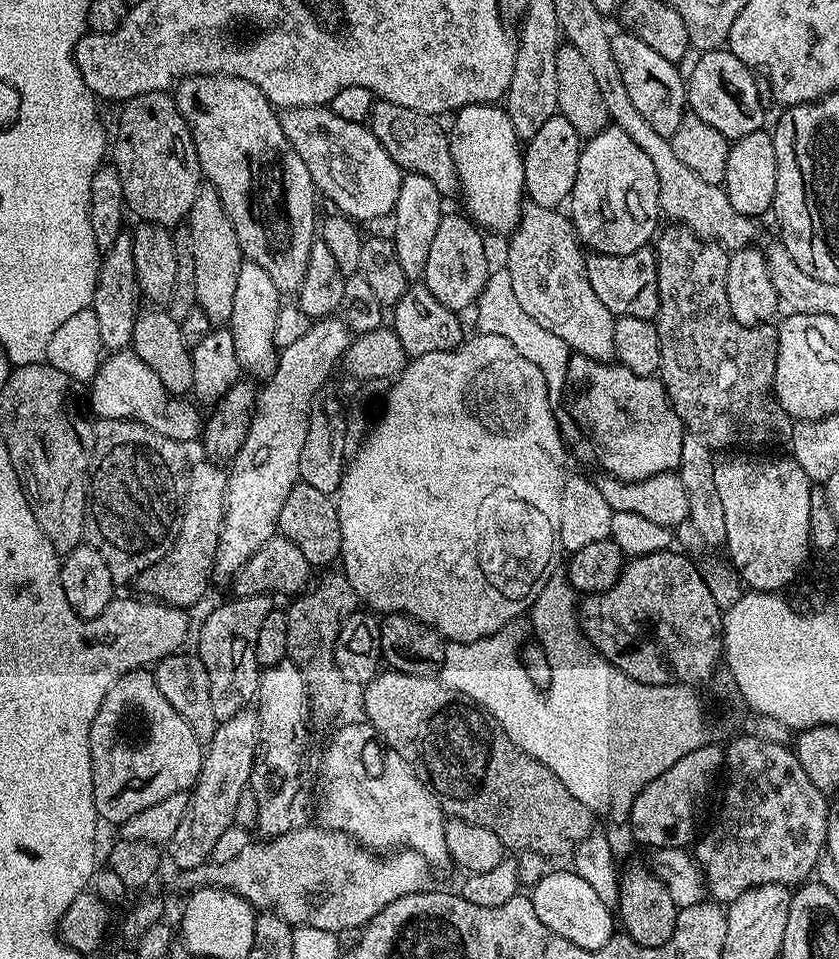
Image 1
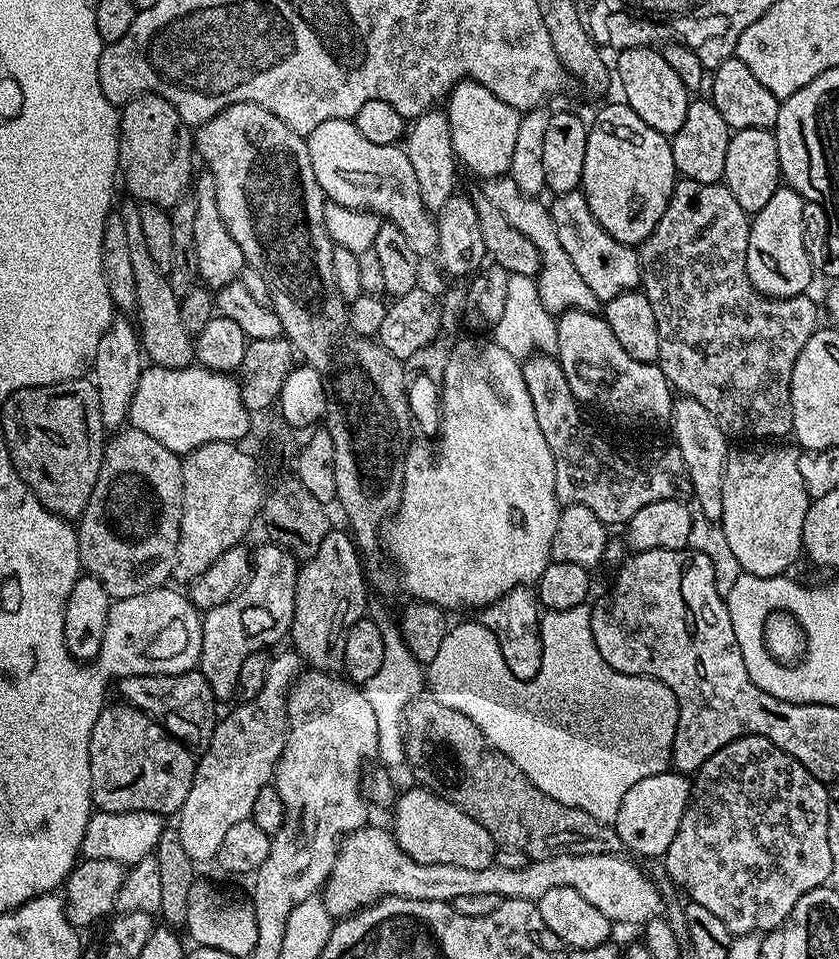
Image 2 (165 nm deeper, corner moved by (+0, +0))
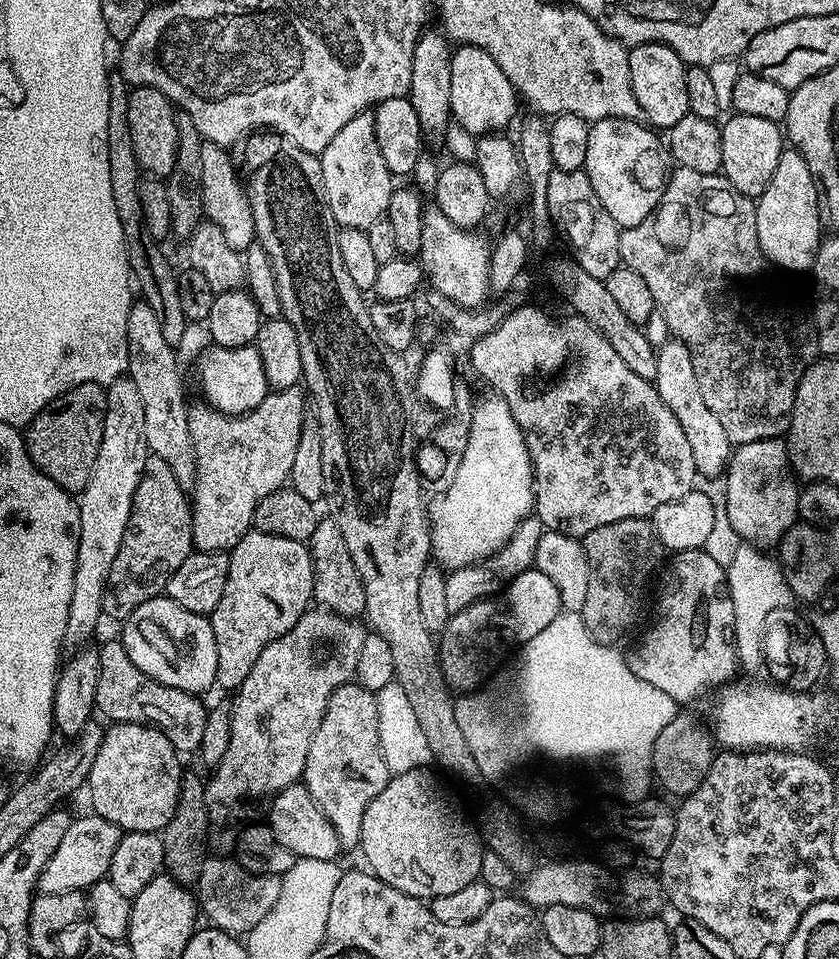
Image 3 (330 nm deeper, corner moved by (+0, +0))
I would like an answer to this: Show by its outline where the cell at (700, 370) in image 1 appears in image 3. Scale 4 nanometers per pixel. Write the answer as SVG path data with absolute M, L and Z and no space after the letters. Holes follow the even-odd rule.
M673 167L658 206L649 216L642 218L638 226L630 226L621 231L618 238L618 250L623 267L636 271L646 281L646 286L650 286L650 294L654 294L656 312L664 319L665 326L672 331L669 333L675 339L681 340L686 350L690 350L690 358L694 362L694 374L698 374L698 386L706 398L706 406L710 406L718 422L722 422L722 427L726 430L726 438L730 438L732 445L739 446L746 442L775 440L783 437L792 421L792 411L796 405L796 391L800 385L800 379L806 369L816 363L820 343L816 337L816 321L810 311L809 301L808 304L804 301L803 294L788 281L791 279L777 271L762 250L758 240L758 222L753 197L734 190L734 186L730 186L730 182L722 174L698 174L698 170Z

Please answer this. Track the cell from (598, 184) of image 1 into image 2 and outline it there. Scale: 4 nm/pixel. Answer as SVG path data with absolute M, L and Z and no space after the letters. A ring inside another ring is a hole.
M627 103L608 104L593 120L590 120L588 137L586 138L586 162L582 191L590 206L590 214L618 242L639 246L645 238L658 226L658 218L666 210L676 189L678 173L674 166L674 154L669 137L658 130L646 126L638 114L628 107Z

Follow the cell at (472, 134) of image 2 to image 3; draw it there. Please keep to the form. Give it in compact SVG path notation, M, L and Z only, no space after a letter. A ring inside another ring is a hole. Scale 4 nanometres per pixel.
M461 44L453 51L450 62L452 119L461 124L472 137L479 138L504 130L512 119L517 119L516 104L518 97L515 86L510 78L506 78L506 74L502 74L502 66L498 66L498 62L494 62L486 50Z

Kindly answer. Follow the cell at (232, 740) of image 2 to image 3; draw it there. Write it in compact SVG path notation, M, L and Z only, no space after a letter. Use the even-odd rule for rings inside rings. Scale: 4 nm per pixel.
M309 607L282 638L270 642L258 654L246 682L235 689L236 697L230 703L230 747L222 754L222 762L211 773L212 781L207 781L205 790L209 822L215 829L214 844L216 840L221 853L233 851L238 832L228 828L231 824L251 821L260 803L262 808L278 790L303 777L310 742L322 726L332 692L356 675L358 653L366 635L365 625L360 623L359 619L339 616L326 608Z

